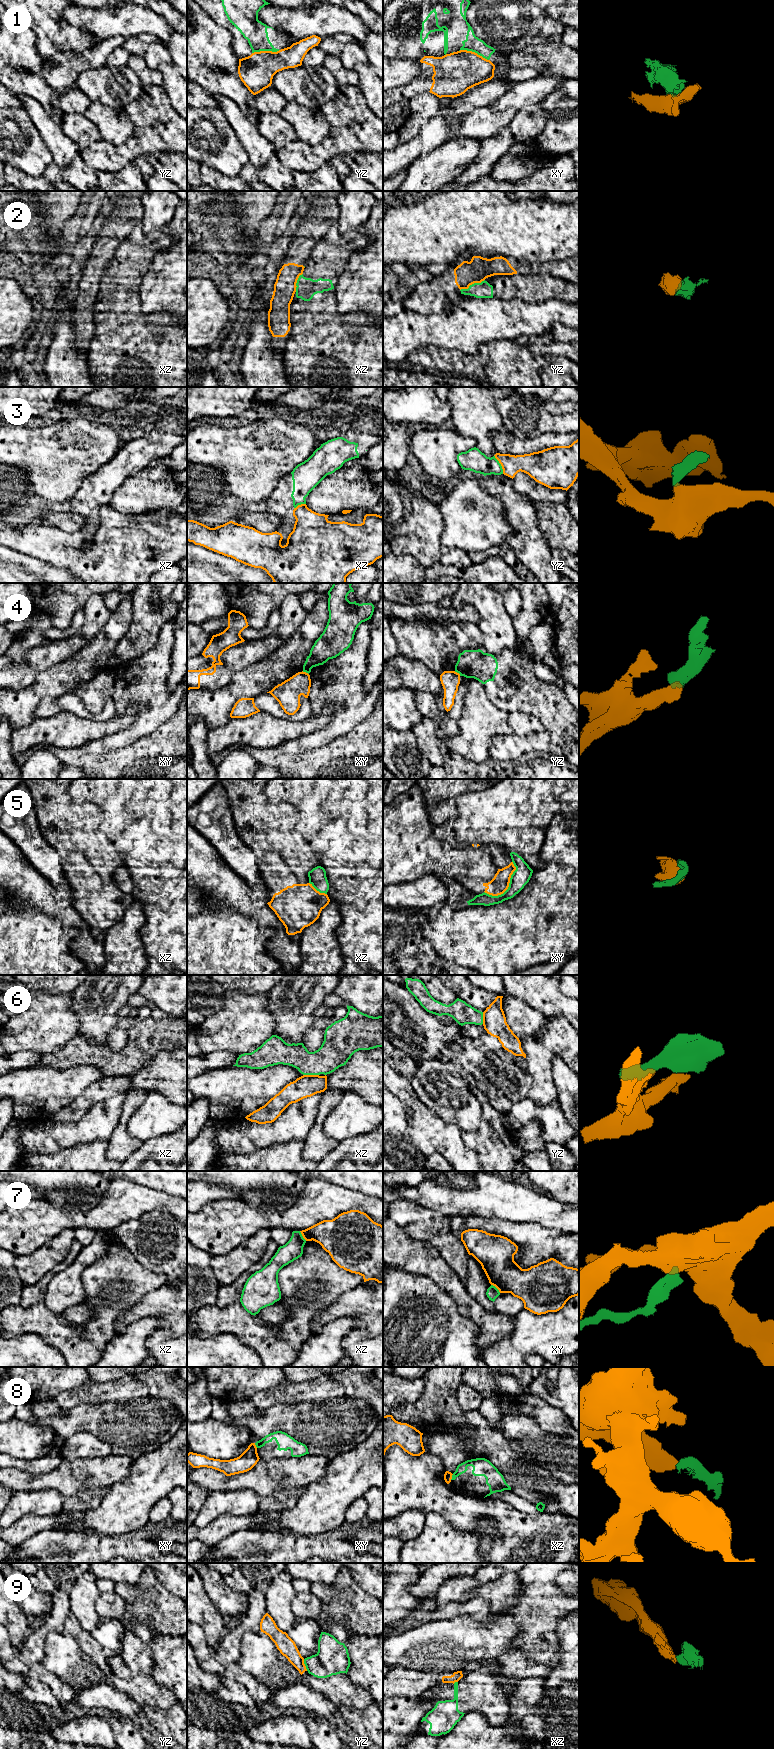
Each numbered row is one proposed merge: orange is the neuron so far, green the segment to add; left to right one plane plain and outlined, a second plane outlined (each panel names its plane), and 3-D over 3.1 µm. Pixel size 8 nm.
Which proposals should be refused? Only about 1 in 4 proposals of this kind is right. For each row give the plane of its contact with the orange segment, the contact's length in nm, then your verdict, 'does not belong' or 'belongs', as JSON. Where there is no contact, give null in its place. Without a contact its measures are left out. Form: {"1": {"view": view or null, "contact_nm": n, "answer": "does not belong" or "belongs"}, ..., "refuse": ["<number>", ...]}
{"1": {"view": "xy", "contact_nm": 260, "answer": "does not belong"}, "2": {"view": "yz", "contact_nm": 220, "answer": "does not belong"}, "3": {"view": "yz", "contact_nm": 170, "answer": "does not belong"}, "4": {"view": "yz", "contact_nm": 70, "answer": "does not belong"}, "5": {"view": "xy", "contact_nm": 340, "answer": "does not belong"}, "6": {"view": "xz", "contact_nm": 130, "answer": "does not belong"}, "7": {"view": "xy", "contact_nm": 100, "answer": "does not belong"}, "8": {"view": "xz", "contact_nm": 50, "answer": "does not belong"}, "9": {"view": "yz", "contact_nm": 100, "answer": "does not belong"}, "refuse": ["1", "2", "3", "4", "5", "6", "7", "8", "9"]}

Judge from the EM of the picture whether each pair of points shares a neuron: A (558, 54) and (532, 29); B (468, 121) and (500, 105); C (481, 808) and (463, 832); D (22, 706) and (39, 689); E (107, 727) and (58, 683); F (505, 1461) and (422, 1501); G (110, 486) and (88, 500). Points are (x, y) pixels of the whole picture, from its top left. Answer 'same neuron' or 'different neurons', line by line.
A: different neurons
B: different neurons
C: same neuron
D: same neuron
E: different neurons
F: different neurons
G: same neuron

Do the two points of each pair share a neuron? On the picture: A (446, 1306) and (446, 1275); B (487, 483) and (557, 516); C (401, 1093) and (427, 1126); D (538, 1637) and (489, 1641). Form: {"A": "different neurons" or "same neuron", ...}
{"A": "different neurons", "B": "different neurons", "C": "same neuron", "D": "different neurons"}

